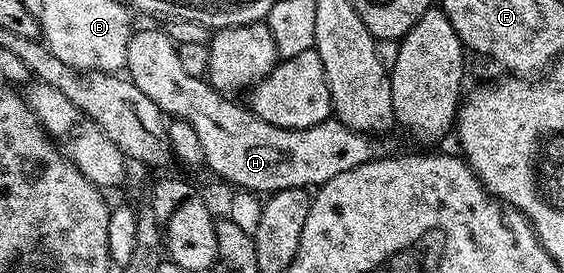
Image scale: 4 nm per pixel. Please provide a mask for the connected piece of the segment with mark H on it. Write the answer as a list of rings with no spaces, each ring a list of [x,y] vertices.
[[[165,28],[142,29],[131,36],[128,43],[125,72],[156,107],[160,107],[167,118],[178,118],[187,121],[200,139],[205,168],[215,173],[215,178],[239,185],[242,189],[251,189],[254,193],[269,195],[279,193],[282,189],[304,189],[328,183],[328,179],[336,179],[336,175],[344,175],[344,171],[352,171],[352,167],[360,167],[369,161],[377,161],[391,152],[390,145],[378,135],[358,133],[336,119],[321,121],[312,127],[303,129],[285,129],[276,127],[264,119],[260,119],[245,104],[237,105],[227,94],[218,92],[209,80],[188,75],[180,64],[178,45],[166,33]]]

